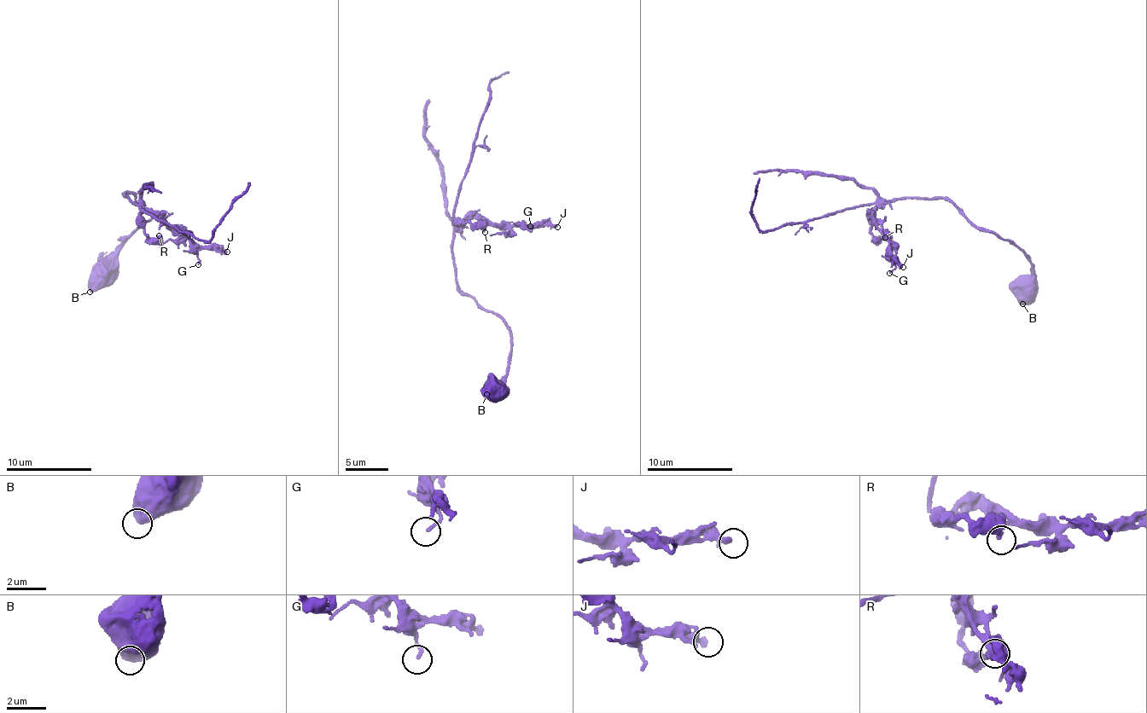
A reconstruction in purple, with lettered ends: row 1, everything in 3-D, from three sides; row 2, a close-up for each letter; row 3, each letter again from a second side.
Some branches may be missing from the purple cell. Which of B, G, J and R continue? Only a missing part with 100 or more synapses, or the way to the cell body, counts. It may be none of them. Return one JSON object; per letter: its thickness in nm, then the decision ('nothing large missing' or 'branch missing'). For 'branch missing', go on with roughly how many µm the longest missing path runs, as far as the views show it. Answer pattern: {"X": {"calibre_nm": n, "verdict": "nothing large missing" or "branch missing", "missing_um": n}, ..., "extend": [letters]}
{"B": {"calibre_nm": 700, "verdict": "nothing large missing"}, "G": {"calibre_nm": 150, "verdict": "nothing large missing"}, "J": {"calibre_nm": 200, "verdict": "nothing large missing"}, "R": {"calibre_nm": 340, "verdict": "nothing large missing"}, "extend": []}

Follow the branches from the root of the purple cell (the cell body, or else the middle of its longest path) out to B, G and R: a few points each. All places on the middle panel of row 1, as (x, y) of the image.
B: (451, 245), (456, 284), (509, 331), (510, 368), (500, 389), (488, 395), (491, 397), (486, 394)
G: (451, 245), (451, 234), (472, 218), (486, 219), (492, 223), (525, 227), (530, 231), (530, 226)
R: (451, 245), (451, 232), (459, 223), (476, 223), (485, 232)

